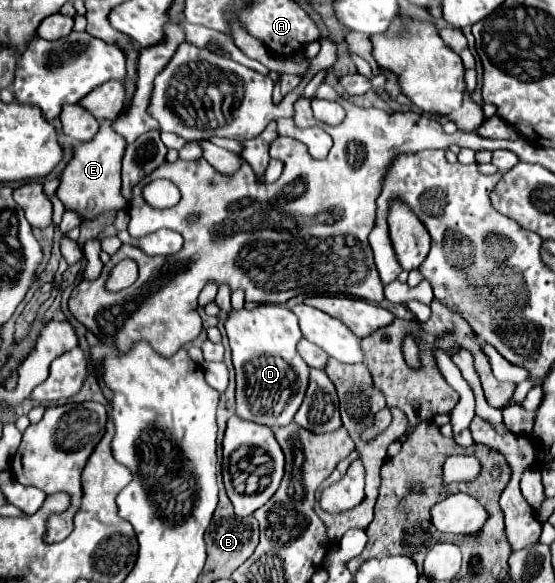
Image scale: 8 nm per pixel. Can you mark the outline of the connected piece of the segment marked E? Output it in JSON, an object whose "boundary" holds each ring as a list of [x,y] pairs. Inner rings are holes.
{"boundary":[[[110,120],[100,122],[100,130],[90,142],[78,144],[74,148],[74,158],[66,164],[56,196],[62,200],[64,210],[76,212],[82,220],[94,220],[102,212],[122,210],[126,200],[120,192],[120,160],[127,142],[110,128]]]}

